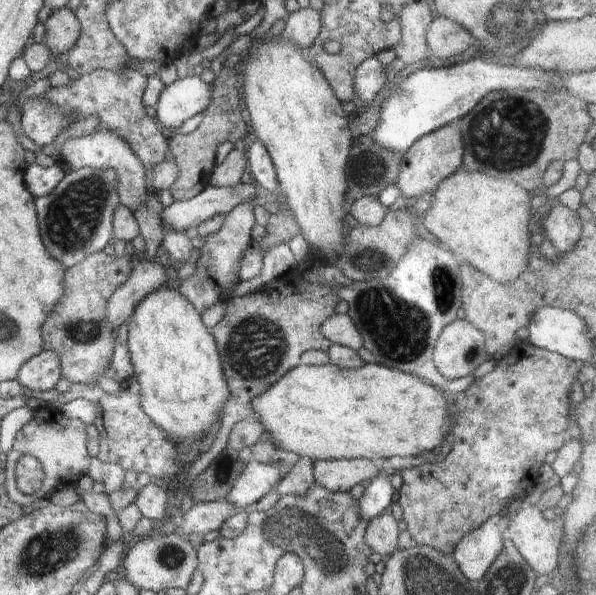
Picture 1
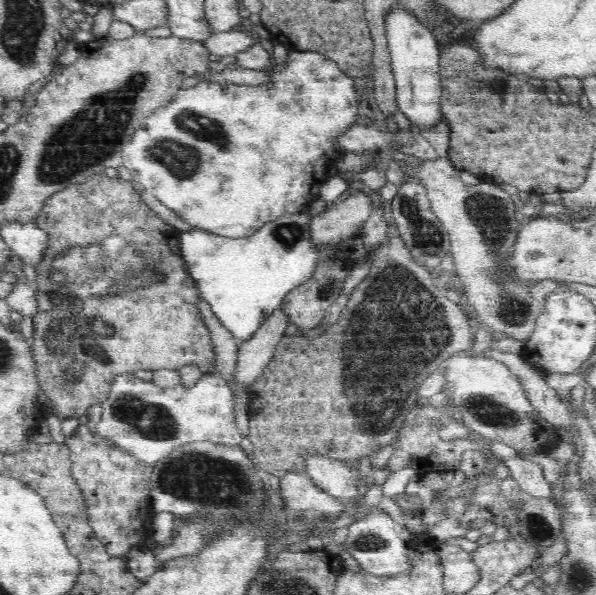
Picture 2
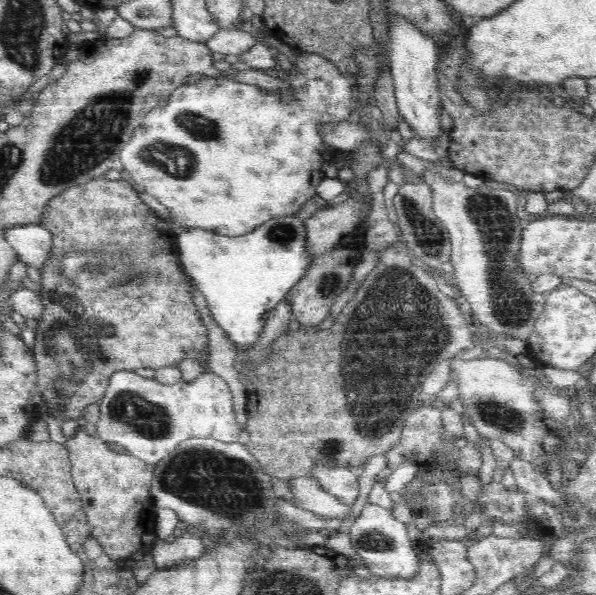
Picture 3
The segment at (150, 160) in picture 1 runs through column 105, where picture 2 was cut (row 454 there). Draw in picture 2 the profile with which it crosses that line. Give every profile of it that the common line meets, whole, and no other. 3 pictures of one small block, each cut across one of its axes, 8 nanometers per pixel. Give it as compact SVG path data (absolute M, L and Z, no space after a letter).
M79 425L65 445L69 448L72 474L83 494L85 511L97 540L114 557L124 557L132 548L143 549L146 542L136 542L134 530L140 530L140 524L146 520L146 510L140 510L140 502L151 496L153 465L138 460L120 447L106 445L103 438L86 425Z

